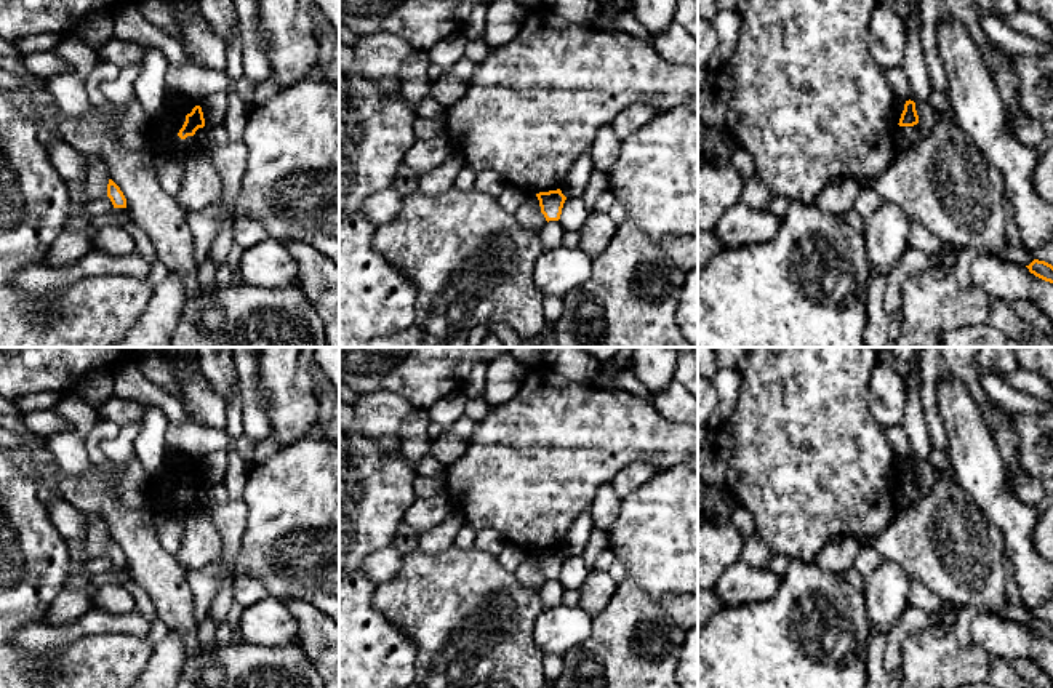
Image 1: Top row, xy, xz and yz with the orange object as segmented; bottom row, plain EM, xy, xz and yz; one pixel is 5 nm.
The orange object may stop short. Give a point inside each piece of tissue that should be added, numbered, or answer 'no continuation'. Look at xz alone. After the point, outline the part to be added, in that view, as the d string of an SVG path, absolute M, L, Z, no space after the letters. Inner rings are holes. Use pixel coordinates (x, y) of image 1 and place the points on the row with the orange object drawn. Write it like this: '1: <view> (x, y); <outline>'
no continuation

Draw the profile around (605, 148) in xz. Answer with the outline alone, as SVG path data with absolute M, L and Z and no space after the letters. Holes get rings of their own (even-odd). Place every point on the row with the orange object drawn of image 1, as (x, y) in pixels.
M611 125L599 130L589 150L594 160L594 168L608 173L619 154L619 141L615 136Z

